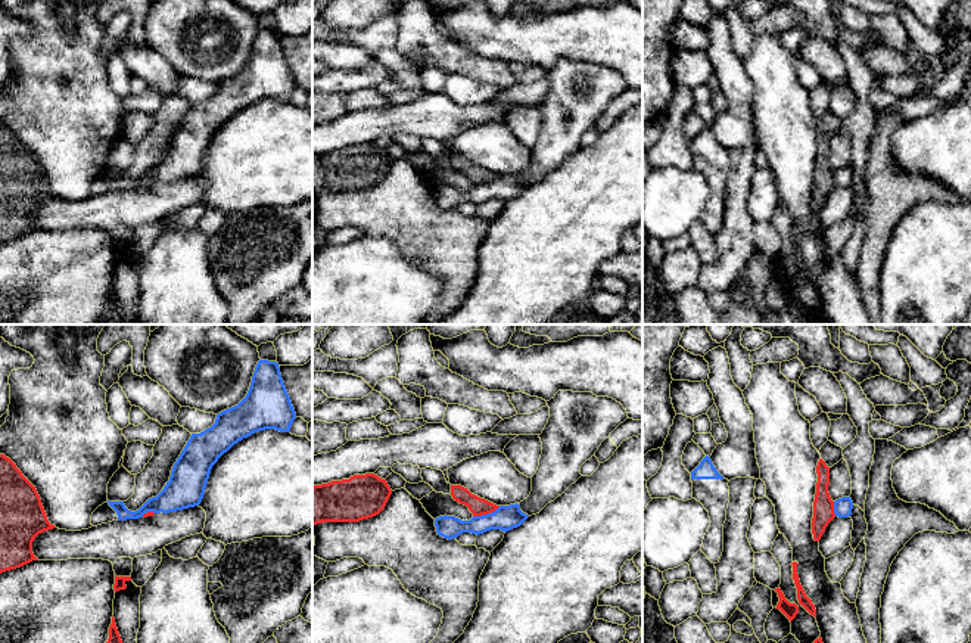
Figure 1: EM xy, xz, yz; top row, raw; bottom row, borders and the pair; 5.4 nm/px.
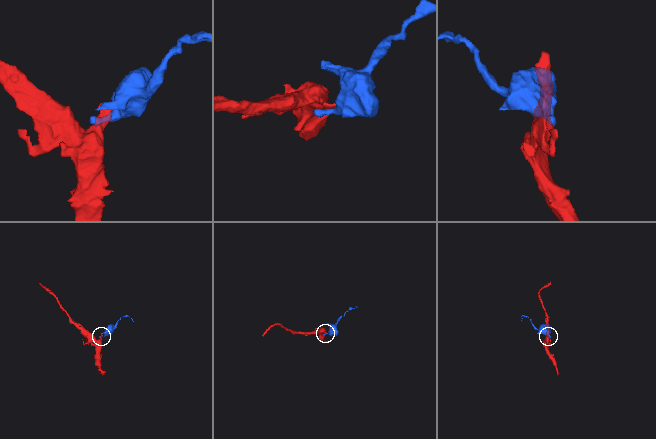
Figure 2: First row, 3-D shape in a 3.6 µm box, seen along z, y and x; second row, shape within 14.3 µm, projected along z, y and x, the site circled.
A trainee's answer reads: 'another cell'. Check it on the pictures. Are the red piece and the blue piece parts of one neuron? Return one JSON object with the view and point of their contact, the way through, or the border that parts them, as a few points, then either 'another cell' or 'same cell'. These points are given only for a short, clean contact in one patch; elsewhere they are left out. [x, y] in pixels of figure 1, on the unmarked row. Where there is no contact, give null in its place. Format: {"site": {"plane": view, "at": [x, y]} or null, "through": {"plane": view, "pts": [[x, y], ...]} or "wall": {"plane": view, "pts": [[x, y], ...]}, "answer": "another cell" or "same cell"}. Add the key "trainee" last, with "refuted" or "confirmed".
{"site": {"plane": "xz", "at": [486, 183]}, "wall": {"plane": "xz", "pts": [[500, 176], [491, 182], [473, 186]]}, "answer": "another cell", "trainee": "confirmed"}

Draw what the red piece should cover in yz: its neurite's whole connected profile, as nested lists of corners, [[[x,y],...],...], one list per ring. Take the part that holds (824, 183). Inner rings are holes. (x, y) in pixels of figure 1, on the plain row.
[[[819,128],[816,136],[818,152],[816,164],[813,171],[813,187],[812,187],[812,204],[813,209],[819,211],[828,193],[835,187],[834,171],[830,167],[830,137],[822,128]]]

